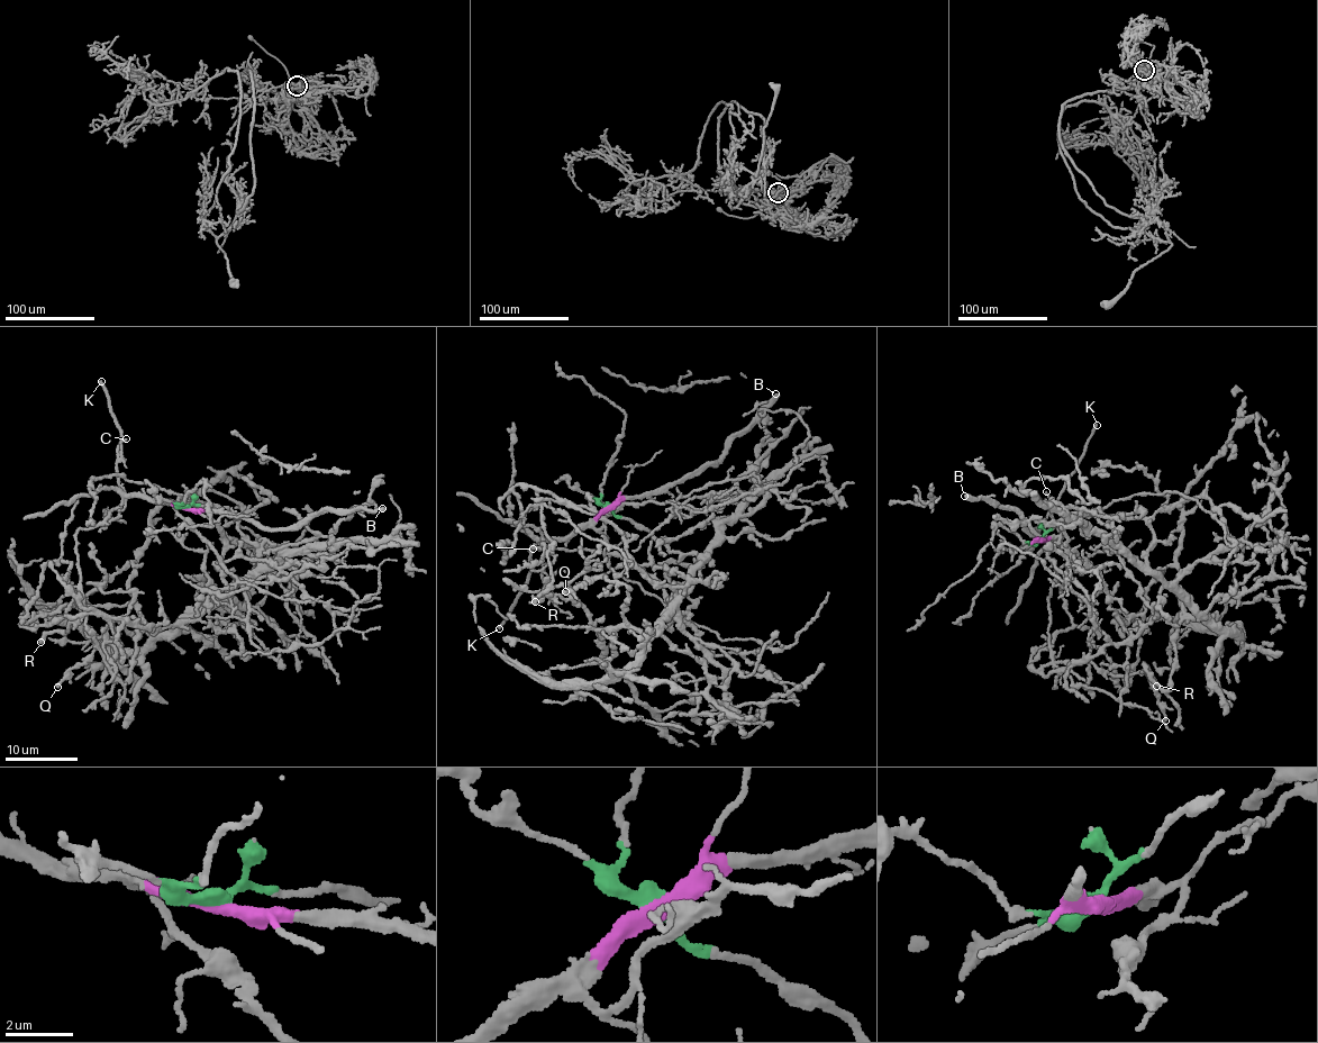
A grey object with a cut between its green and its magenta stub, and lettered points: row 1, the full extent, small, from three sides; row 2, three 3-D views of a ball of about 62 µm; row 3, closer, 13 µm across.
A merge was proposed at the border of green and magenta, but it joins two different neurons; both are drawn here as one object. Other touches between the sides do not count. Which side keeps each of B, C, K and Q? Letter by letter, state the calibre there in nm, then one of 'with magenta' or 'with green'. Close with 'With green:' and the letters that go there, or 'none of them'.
B: 440 nm thick; with magenta
C: 130 nm thick; with magenta
K: 240 nm thick; with magenta
Q: 280 nm thick; with green
With green: Q

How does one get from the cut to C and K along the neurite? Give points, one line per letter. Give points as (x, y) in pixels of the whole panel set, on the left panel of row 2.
C: (187, 508), (125, 492), (116, 469), (121, 460), (120, 443), (127, 438)
K: (187, 508), (125, 492), (116, 472), (120, 429), (109, 407), (108, 391), (100, 381)

